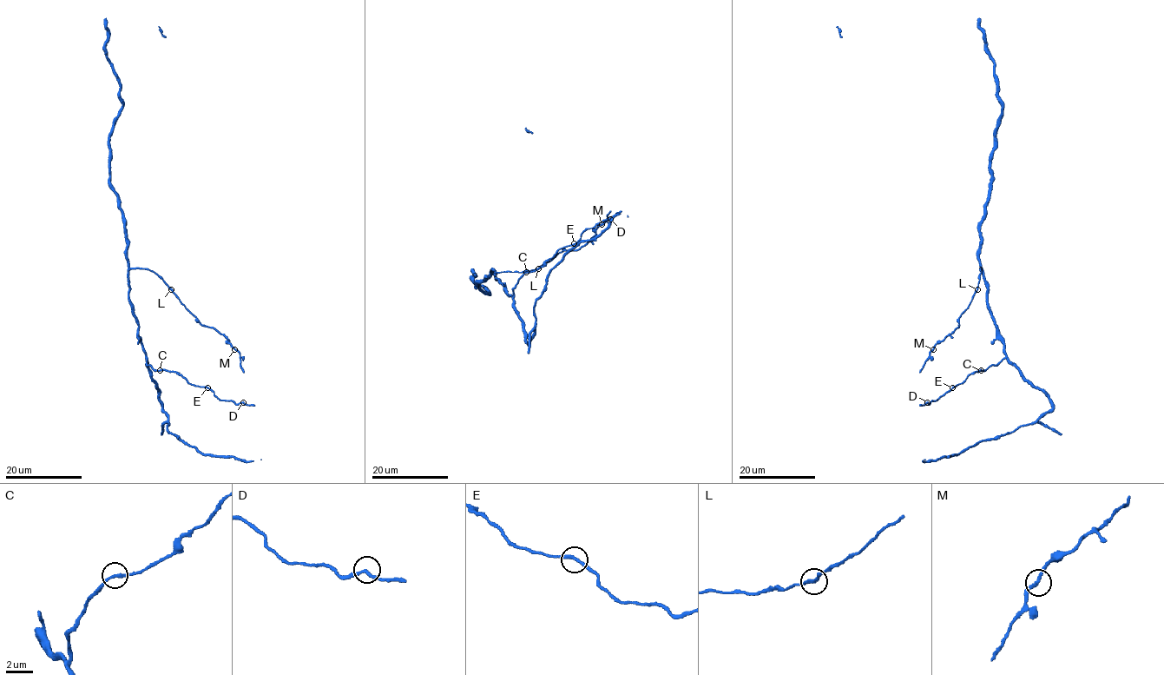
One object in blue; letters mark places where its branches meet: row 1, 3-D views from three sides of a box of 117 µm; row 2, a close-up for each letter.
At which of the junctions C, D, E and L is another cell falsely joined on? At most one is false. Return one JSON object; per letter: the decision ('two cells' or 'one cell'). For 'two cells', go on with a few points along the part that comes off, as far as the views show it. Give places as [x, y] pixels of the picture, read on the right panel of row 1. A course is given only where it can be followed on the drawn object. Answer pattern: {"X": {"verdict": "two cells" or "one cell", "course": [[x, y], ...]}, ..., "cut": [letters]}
{"C": {"verdict": "one cell"}, "D": {"verdict": "one cell"}, "E": {"verdict": "one cell"}, "L": {"verdict": "one cell"}, "cut": []}

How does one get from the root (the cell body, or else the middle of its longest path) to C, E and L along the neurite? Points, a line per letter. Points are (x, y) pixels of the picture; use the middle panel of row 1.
C: (493, 272), (512, 297), (515, 284), (526, 272)
E: (493, 272), (512, 297), (515, 284), (525, 273), (538, 269), (561, 248), (574, 243)
L: (493, 272), (523, 272), (537, 268)

